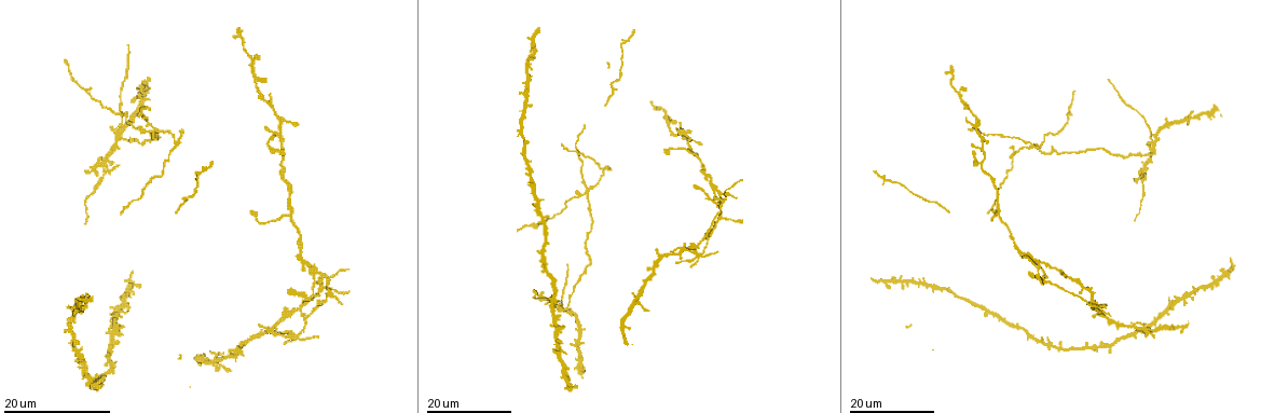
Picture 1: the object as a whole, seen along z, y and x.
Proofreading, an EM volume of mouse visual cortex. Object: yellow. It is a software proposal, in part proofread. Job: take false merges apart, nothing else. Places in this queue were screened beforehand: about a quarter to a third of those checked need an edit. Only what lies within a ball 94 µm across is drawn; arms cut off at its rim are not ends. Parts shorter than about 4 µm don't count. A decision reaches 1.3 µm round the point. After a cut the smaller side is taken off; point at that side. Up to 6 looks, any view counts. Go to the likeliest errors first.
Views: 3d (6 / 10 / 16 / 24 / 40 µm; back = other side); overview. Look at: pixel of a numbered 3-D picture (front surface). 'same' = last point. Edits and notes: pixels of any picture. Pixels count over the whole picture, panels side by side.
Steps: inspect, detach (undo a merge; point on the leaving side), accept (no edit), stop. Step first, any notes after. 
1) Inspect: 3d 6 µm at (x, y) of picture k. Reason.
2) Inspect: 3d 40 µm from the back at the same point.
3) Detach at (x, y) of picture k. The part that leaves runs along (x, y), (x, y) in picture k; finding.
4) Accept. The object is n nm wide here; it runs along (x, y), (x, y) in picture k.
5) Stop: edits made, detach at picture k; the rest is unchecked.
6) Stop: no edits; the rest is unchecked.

Inspect: 3d 16 µm at (680, 250) of picture 1. Four or more arms meet.

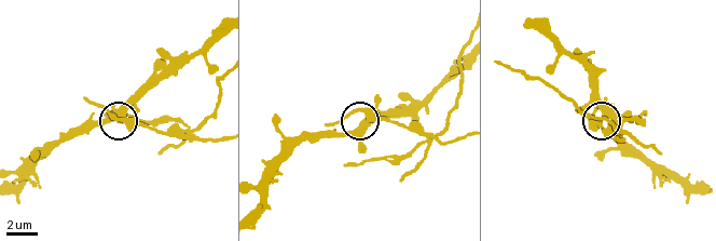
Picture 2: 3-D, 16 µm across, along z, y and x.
Inspect: 3d 10 µm at (362, 127) of picture 2.

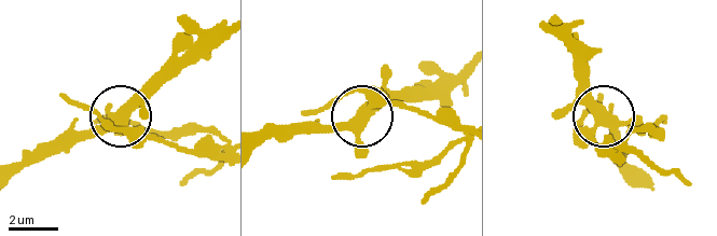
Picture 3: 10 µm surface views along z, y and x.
Detach at (344, 93) of picture 3. The object is 430 nm wide here; the part that leaves runs along (378, 100), (444, 112), (463, 125) in picture 3; a second cell is stuck on.

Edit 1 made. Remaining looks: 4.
Inspect: 3d 24 µm at (1152, 142) of picture 1. Small branch off a trunk.

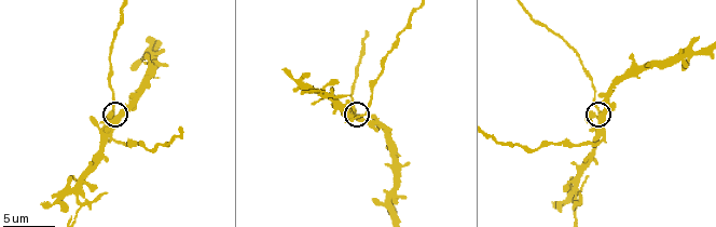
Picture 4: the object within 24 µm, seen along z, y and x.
Inspect: 3d 6 µm at (114, 116) of picture 4.

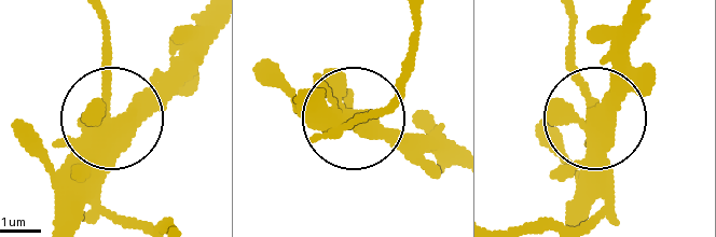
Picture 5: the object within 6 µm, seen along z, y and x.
Detach at (98, 218) of picture 5. The part that leaves runs along (96, 156), (99, 194), (126, 218) in picture 5; two cells meet here.

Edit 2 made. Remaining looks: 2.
Inspect: 3d 10 µm at (75, 183) of picture 4. Four or more arms meet.

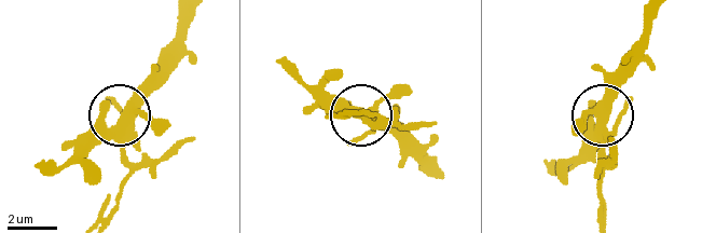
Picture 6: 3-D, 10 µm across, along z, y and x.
Inspect: 3d 10 µm from the back at (604, 120) of picture 6.

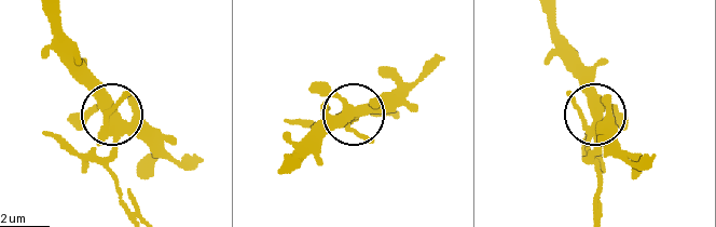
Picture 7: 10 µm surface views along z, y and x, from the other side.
Detach at (104, 167) of picture 7. The part that leaves runs along (114, 133), (111, 174), (129, 217) in picture 7; a second cell is stuck on.

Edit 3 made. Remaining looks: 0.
Stop: edits made, detach at picture 3, detach at picture 5, detach at picture 7; the rest is unchecked.

